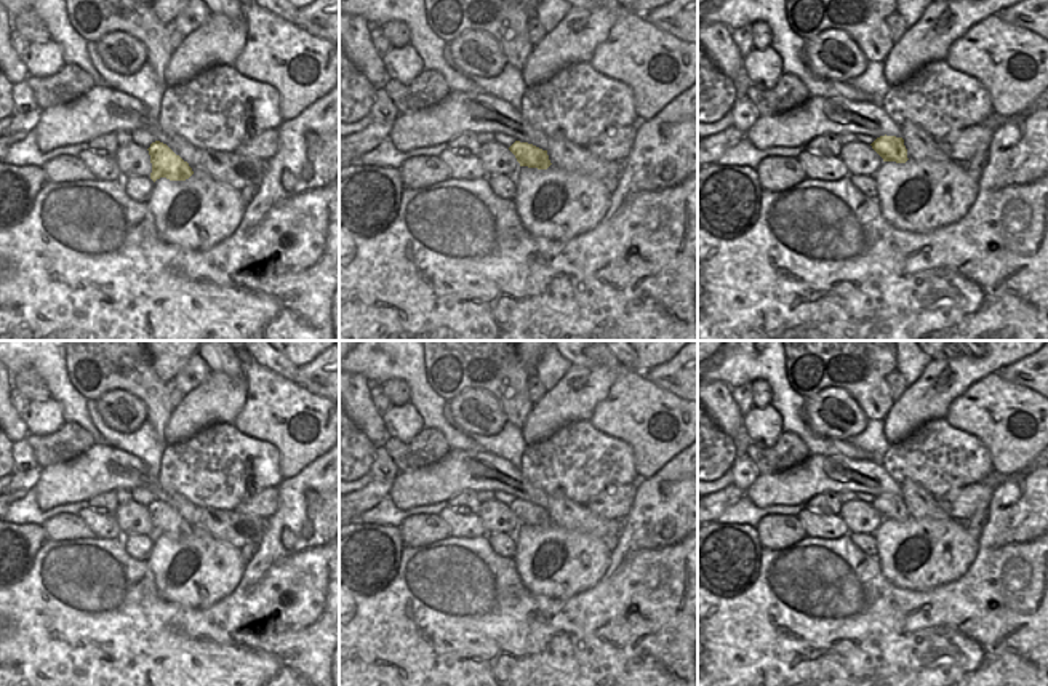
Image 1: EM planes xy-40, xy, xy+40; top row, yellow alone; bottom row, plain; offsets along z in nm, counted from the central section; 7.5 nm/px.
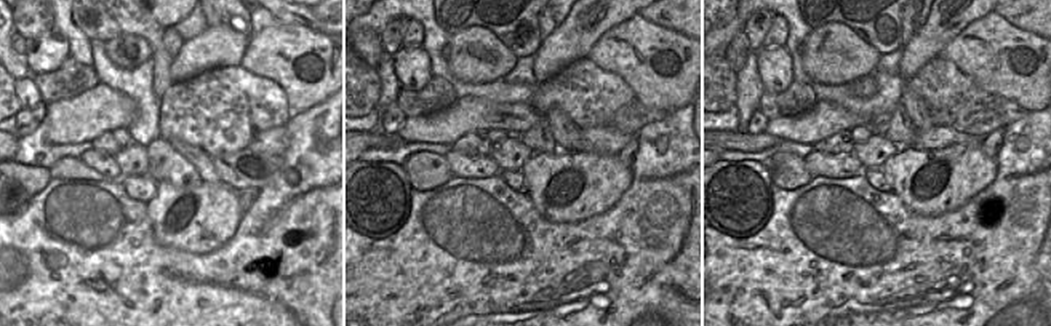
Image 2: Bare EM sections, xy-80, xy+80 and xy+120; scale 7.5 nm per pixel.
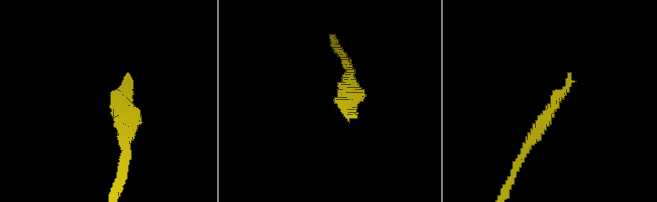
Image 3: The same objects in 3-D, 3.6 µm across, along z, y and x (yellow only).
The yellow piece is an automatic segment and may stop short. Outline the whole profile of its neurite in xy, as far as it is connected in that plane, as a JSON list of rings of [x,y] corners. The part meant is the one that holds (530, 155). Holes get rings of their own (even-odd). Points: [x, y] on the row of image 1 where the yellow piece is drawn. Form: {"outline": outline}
{"outline": [[[515,141],[509,150],[515,155],[520,166],[547,170],[552,165],[547,150],[533,144]]]}

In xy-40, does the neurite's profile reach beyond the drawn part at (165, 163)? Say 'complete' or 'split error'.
complete

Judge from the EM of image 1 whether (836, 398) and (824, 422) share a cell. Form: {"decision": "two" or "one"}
{"decision": "one"}

